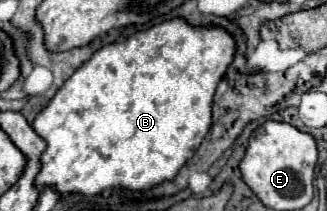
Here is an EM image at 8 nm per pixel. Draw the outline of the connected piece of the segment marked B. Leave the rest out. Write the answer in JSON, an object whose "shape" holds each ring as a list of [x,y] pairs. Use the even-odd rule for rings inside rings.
{"shape":[[[172,18],[168,22],[160,22],[148,30],[140,30],[134,32],[132,36],[128,36],[122,42],[112,42],[102,46],[98,52],[92,54],[92,58],[88,62],[84,62],[66,82],[64,86],[54,94],[54,98],[48,102],[48,106],[36,116],[32,128],[36,130],[38,136],[42,136],[46,140],[46,150],[40,158],[42,168],[36,176],[36,186],[44,188],[44,186],[52,186],[56,188],[60,194],[70,194],[70,192],[80,192],[80,194],[100,194],[108,188],[128,188],[128,190],[148,190],[164,180],[172,180],[176,176],[176,172],[194,156],[194,152],[198,150],[198,146],[202,144],[206,132],[212,126],[212,98],[214,92],[218,88],[218,82],[222,80],[222,76],[226,74],[228,66],[234,60],[234,52],[236,52],[236,40],[234,36],[222,28],[222,26],[194,26],[184,18]]]}

